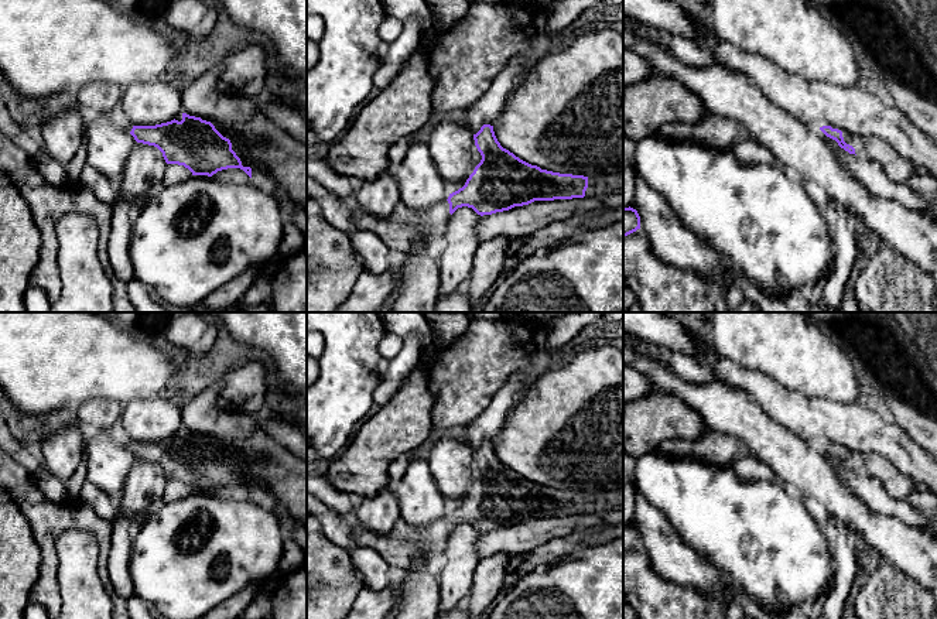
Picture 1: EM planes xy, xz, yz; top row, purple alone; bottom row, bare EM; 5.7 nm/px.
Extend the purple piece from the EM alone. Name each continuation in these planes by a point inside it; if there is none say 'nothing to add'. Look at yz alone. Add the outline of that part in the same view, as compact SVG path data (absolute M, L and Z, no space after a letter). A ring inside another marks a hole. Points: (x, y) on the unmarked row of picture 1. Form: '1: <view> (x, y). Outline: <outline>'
1: yz (857, 458). Outline: M830 441L831 442L831 441ZM831 442L832 445L838 445L835 442ZM838 445L841 447L841 445ZM842 448L844 458L855 465L856 472L865 472L865 465L866 465L866 455L858 451L852 451L848 448Z

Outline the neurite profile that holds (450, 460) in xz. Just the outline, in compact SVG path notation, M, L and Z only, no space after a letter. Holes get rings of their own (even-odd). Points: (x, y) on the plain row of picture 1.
M441 438L425 454L425 459L449 510L462 505L475 486L471 445L455 438Z

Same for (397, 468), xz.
M404 452L399 455L390 465L389 465L389 476L396 485L406 473L407 466L413 458L413 452Z

